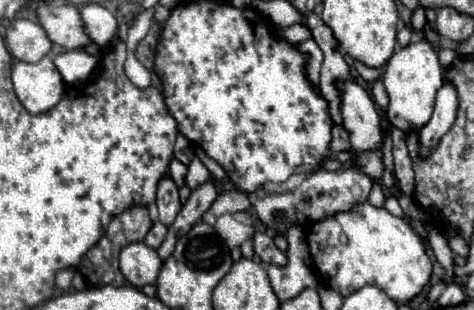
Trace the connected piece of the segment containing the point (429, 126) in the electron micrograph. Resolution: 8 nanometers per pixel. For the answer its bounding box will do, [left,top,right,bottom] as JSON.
[420,79,458,155]

